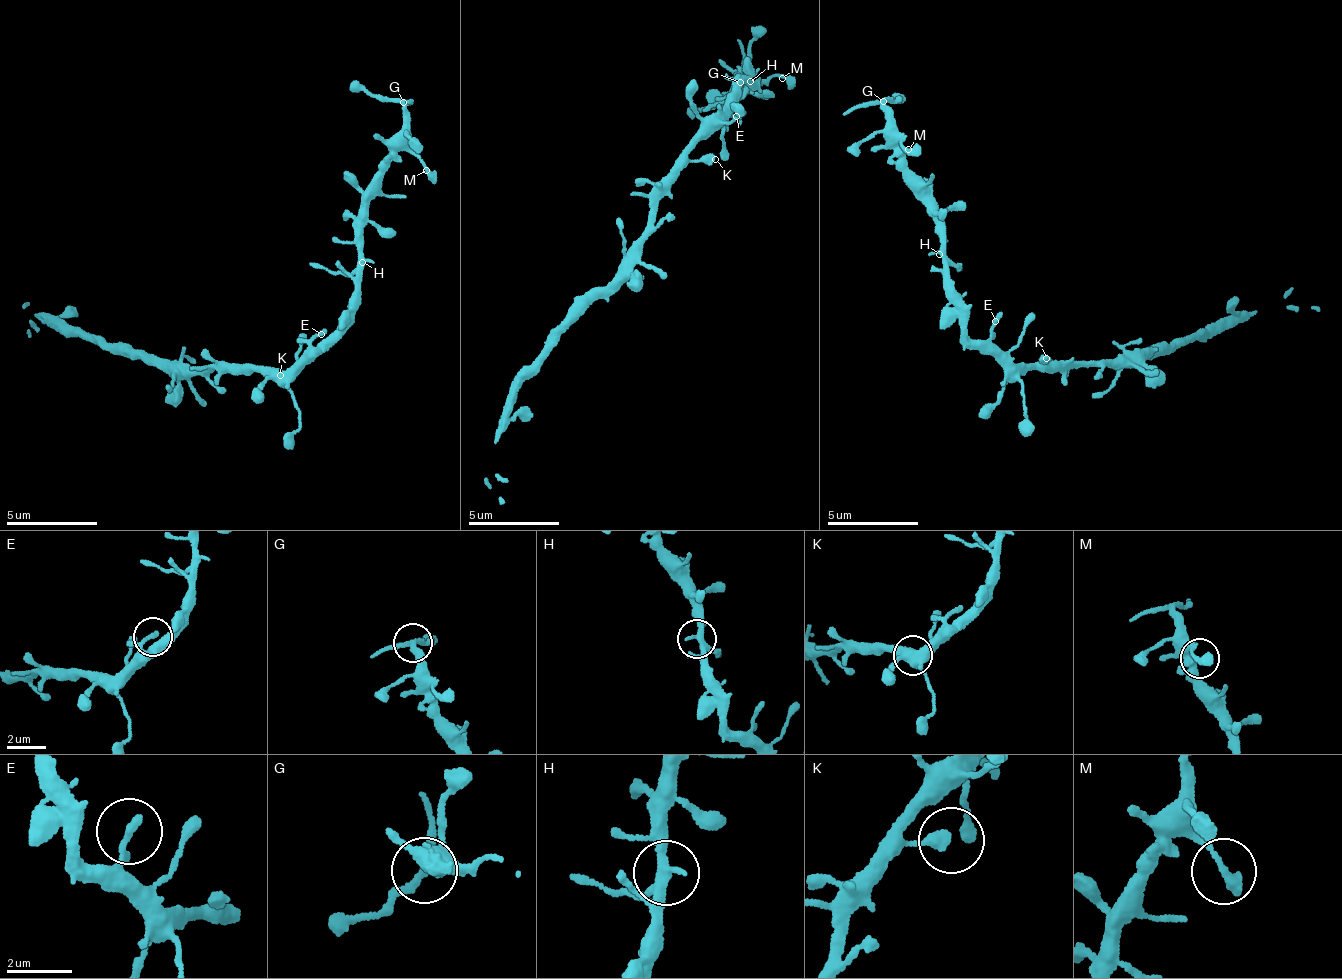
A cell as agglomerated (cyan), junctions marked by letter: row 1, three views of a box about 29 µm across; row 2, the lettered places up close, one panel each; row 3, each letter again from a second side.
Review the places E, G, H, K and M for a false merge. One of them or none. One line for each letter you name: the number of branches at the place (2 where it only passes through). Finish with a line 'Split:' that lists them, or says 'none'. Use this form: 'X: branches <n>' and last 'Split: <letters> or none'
G: branches 3
Split: G

